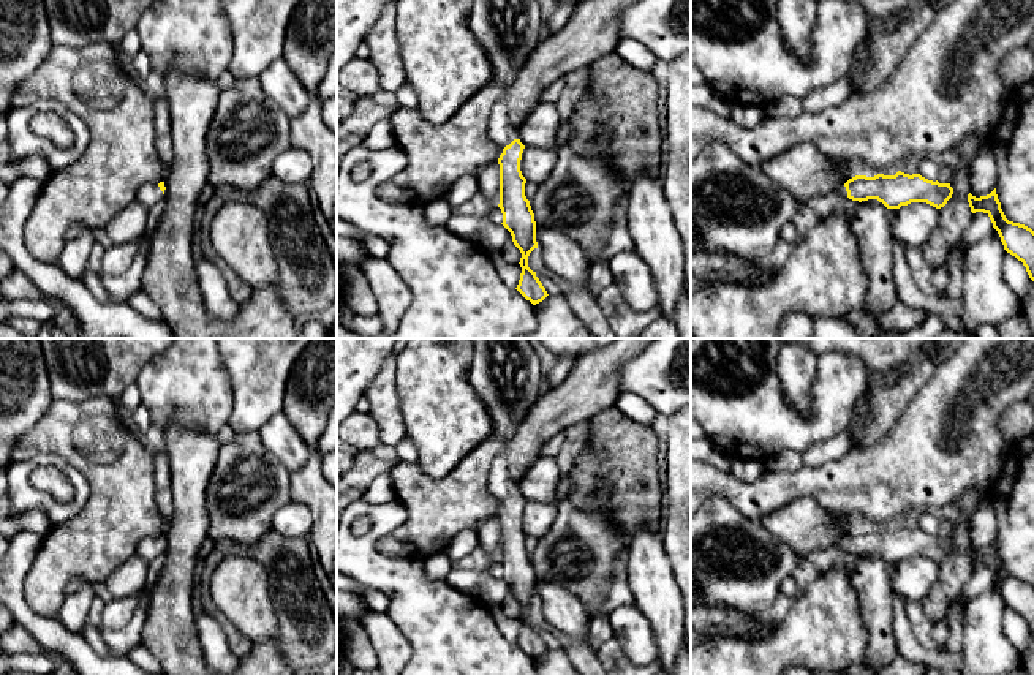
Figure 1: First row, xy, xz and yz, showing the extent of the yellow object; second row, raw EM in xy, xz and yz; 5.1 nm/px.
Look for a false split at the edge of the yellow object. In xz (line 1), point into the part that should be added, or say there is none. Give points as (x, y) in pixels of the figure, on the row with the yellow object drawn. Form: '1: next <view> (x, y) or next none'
1: next xz (500, 128)

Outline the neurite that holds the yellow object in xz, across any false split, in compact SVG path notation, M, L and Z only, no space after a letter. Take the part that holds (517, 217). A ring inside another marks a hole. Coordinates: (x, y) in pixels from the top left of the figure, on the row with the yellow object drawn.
M504 103L492 109L489 122L490 138L503 147L500 164L500 204L503 226L511 232L514 245L520 250L520 280L517 291L533 305L542 302L549 294L536 272L528 267L530 253L538 248L536 221L530 201L525 196L526 179L520 171L520 160L525 145L519 139L519 131L512 128Z

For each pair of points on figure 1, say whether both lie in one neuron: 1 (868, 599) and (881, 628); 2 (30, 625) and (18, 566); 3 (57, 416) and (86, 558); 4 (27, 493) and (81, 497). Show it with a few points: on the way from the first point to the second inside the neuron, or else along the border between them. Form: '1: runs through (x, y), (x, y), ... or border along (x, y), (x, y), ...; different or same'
1: runs through (875, 606), (878, 622); same
2: runs through (21, 610), (16, 604), (16, 580); same
3: runs through (68, 451), (98, 481), (98, 524); same
4: runs through (40, 500), (52, 508), (68, 508); same

